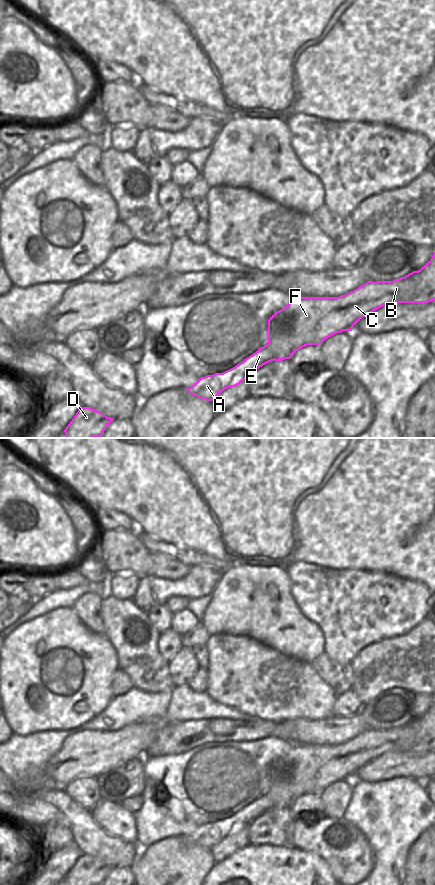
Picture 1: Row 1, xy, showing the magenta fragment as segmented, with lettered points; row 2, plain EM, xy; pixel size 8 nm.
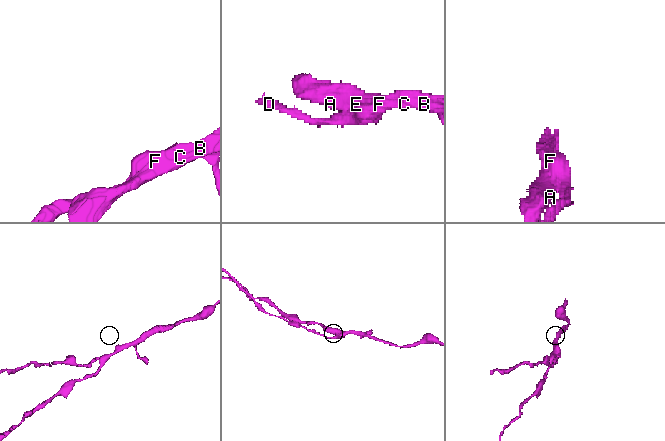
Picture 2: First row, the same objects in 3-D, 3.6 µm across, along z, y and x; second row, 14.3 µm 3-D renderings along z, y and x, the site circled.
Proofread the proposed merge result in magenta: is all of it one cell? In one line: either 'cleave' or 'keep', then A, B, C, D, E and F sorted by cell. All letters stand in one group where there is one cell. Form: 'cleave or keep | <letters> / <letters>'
cleave | A E / B C D F

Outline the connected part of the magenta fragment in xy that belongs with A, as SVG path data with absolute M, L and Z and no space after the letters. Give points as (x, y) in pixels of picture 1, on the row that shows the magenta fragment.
M288 317L291 332L287 337L273 337L267 345L244 359L235 367L223 372L207 375L198 379L186 390L191 394L207 401L218 397L225 389L235 387L248 379L257 369L276 359L290 359L299 349L307 345L320 345L325 341L326 334L317 331L303 331L295 335L296 322Z

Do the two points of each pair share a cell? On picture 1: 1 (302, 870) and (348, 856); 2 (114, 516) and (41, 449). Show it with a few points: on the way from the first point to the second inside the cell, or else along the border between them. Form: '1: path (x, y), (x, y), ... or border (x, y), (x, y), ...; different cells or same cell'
1: border (306, 850), (316, 853), (327, 864), (333, 874); different cells
2: border (90, 508), (106, 507), (118, 510), (126, 515); different cells

